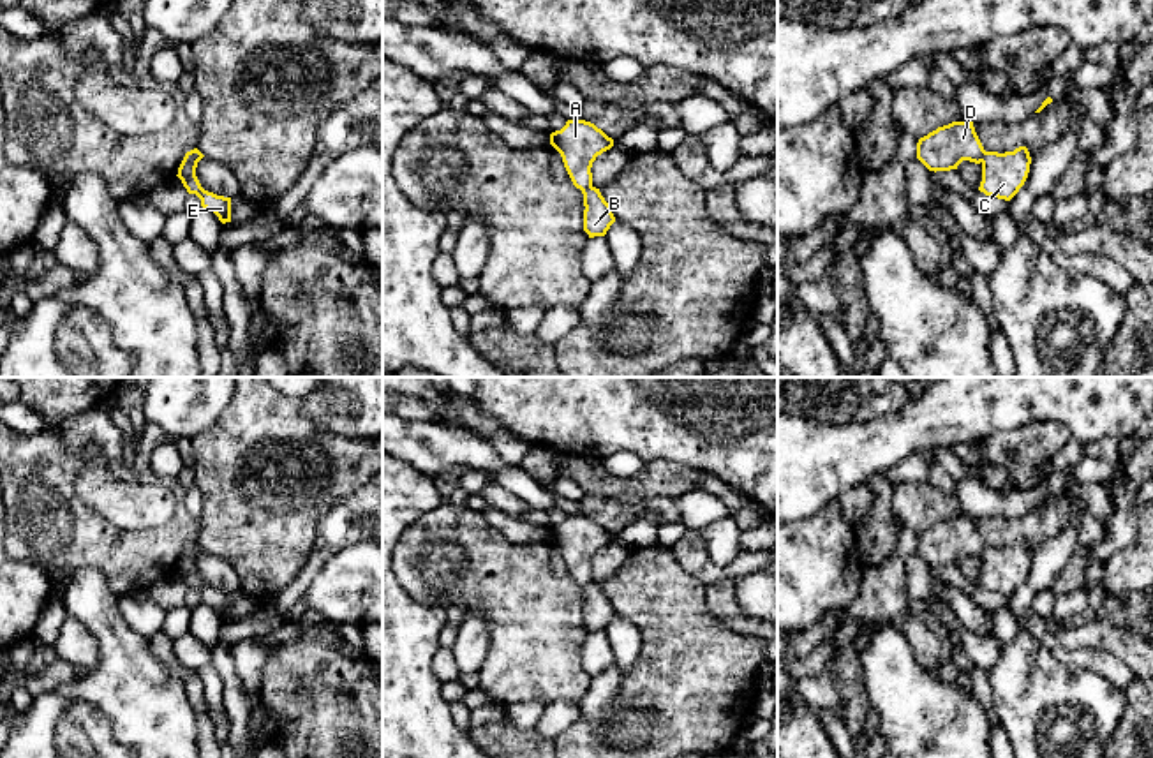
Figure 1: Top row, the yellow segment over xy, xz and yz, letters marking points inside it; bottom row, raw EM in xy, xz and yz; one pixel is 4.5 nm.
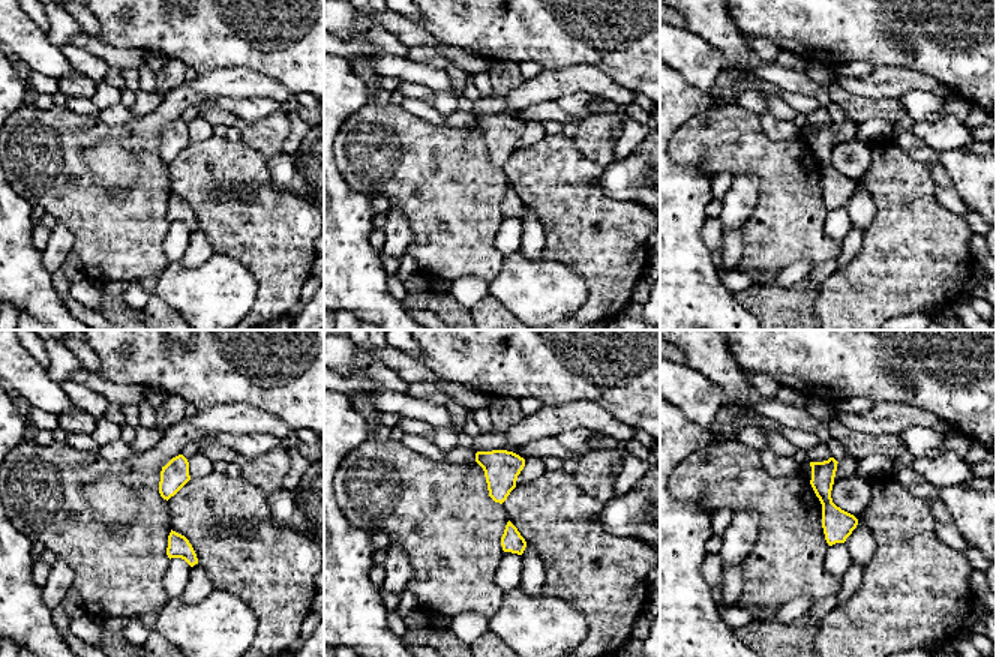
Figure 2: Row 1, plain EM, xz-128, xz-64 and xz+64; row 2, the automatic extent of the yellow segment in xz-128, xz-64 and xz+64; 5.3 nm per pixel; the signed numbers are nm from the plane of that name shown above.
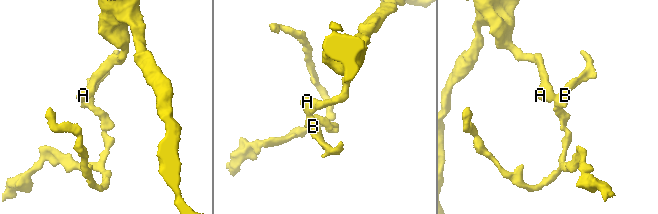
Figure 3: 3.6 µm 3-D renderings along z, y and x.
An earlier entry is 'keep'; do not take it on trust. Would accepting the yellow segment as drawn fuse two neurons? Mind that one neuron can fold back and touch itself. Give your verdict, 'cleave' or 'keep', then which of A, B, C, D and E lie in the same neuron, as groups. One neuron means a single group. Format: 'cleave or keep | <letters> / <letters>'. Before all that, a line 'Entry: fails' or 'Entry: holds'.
Entry: fails
cleave | A D / B C E

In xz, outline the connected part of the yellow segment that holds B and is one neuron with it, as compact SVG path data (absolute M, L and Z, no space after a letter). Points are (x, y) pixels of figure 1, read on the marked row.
M589 187L584 194L584 231L589 238L605 236L615 222L610 204L601 196L599 189Z

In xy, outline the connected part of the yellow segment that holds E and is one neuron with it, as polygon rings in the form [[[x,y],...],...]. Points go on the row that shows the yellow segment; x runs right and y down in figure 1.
[[[194,150],[192,155],[180,164],[176,176],[182,180],[189,194],[196,194],[201,199],[203,208],[213,212],[222,224],[231,222],[231,197],[205,190],[196,176],[197,162],[203,157],[205,155],[199,150]]]

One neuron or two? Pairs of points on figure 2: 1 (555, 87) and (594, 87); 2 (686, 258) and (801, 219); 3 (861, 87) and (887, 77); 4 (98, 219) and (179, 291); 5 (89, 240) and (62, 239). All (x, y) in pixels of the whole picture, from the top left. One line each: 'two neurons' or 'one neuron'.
1: one neuron
2: two neurons
3: one neuron
4: two neurons
5: two neurons

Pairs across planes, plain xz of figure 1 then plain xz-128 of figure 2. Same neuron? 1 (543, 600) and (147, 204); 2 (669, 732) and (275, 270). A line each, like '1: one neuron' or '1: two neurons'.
1: one neuron
2: one neuron

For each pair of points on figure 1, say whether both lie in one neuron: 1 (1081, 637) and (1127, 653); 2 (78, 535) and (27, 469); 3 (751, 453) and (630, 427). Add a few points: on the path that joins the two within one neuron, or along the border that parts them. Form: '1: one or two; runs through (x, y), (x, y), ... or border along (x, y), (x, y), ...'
1: one; runs through (1092, 635), (1106, 635), (1116, 642)
2: one; runs through (62, 519), (39, 496), (37, 485)
3: one; runs through (721, 450), (707, 450), (683, 431), (660, 431)

